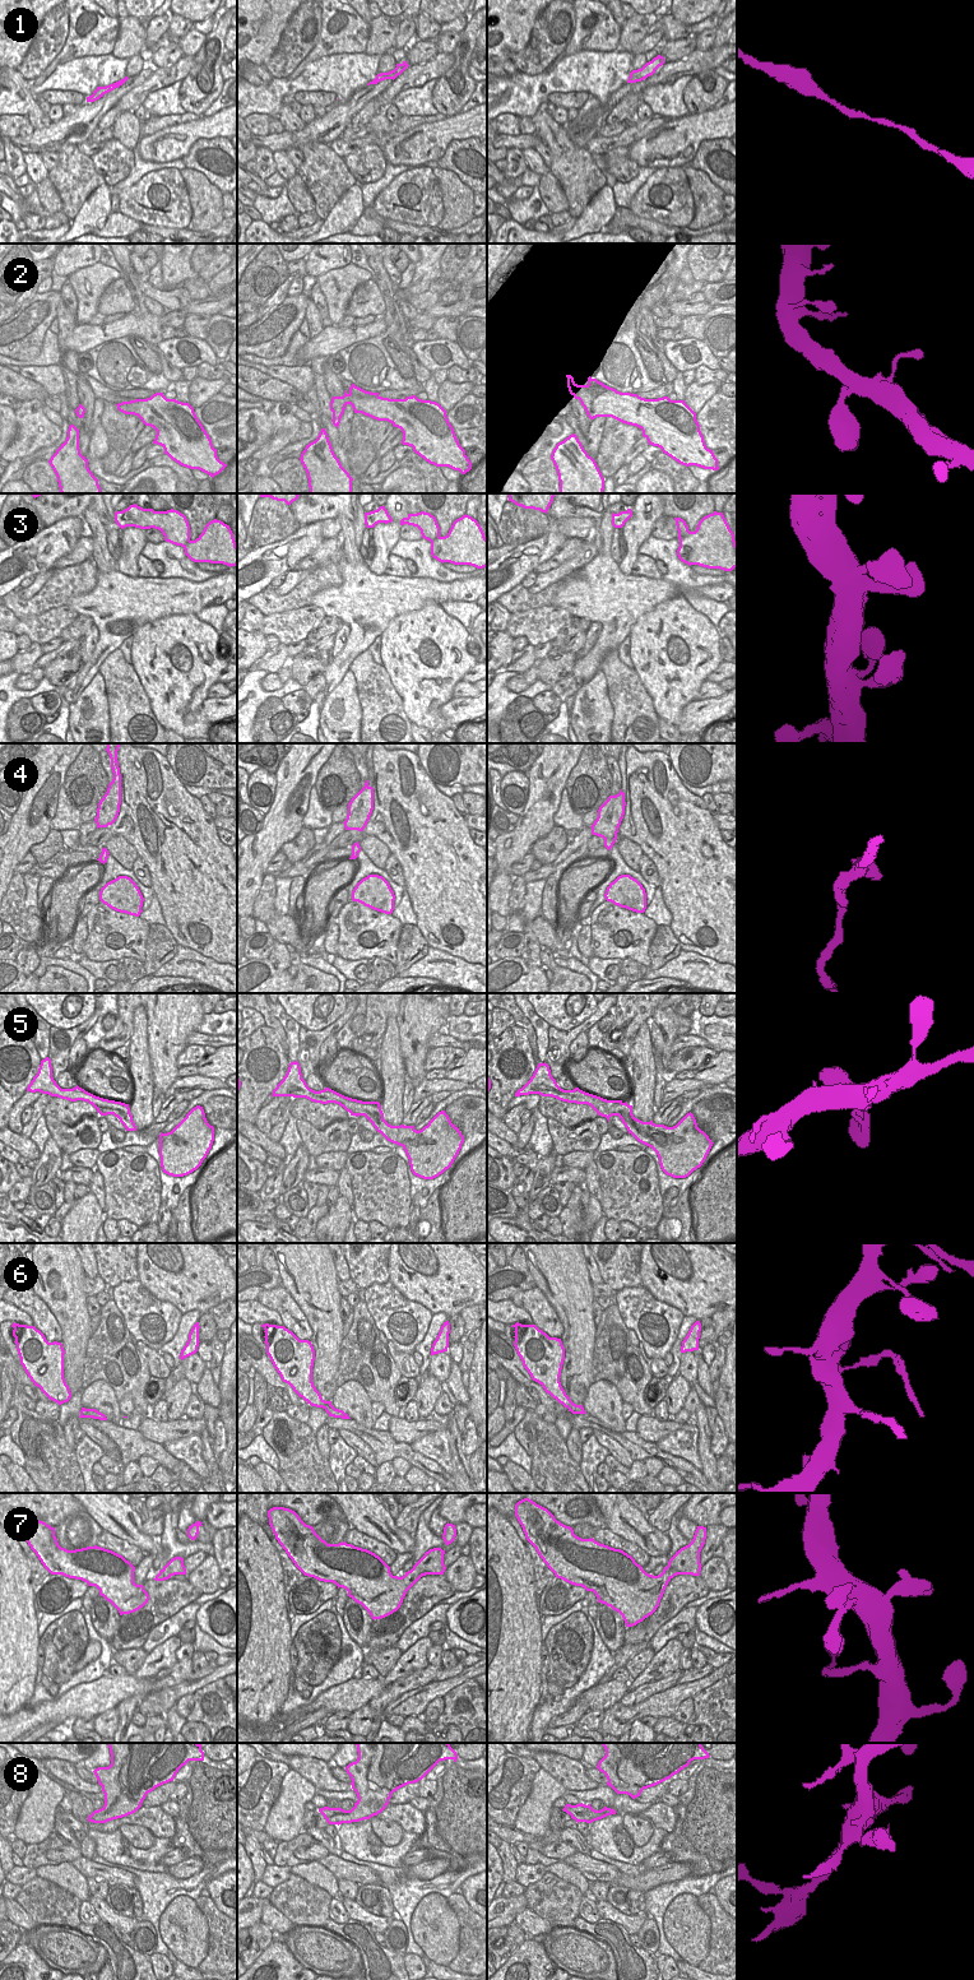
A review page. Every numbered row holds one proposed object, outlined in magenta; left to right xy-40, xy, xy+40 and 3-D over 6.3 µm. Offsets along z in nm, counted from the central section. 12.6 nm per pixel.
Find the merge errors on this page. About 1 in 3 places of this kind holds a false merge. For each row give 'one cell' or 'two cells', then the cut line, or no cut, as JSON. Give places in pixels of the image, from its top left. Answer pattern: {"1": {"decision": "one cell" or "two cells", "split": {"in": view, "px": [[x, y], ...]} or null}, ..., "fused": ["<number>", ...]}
{"1": {"decision": "one cell", "split": null}, "2": {"decision": "one cell", "split": null}, "3": {"decision": "one cell", "split": null}, "4": {"decision": "one cell", "split": null}, "5": {"decision": "one cell", "split": null}, "6": {"decision": "two cells", "split": {"in": "xy", "px": [[330, 1403], [320, 1406]]}}, "7": {"decision": "one cell", "split": null}, "8": {"decision": "one cell", "split": null}, "fused": ["6"]}

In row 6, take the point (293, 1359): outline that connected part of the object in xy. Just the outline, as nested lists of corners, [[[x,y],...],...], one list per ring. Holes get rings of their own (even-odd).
[[[263,1323],[265,1330],[266,1354],[269,1355],[274,1368],[279,1373],[283,1382],[288,1383],[293,1391],[311,1406],[321,1408],[331,1404],[325,1401],[312,1382],[312,1367],[315,1360],[315,1350],[309,1340],[300,1340],[292,1331],[284,1326]]]

